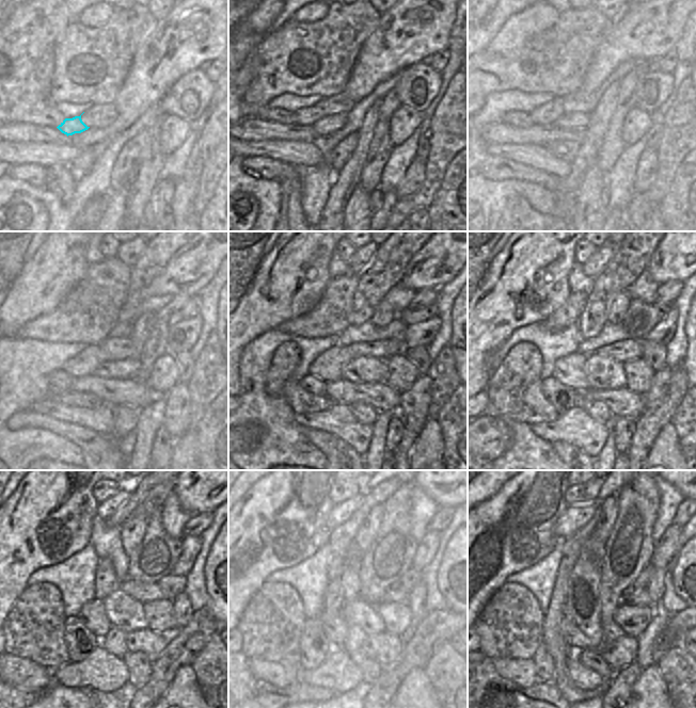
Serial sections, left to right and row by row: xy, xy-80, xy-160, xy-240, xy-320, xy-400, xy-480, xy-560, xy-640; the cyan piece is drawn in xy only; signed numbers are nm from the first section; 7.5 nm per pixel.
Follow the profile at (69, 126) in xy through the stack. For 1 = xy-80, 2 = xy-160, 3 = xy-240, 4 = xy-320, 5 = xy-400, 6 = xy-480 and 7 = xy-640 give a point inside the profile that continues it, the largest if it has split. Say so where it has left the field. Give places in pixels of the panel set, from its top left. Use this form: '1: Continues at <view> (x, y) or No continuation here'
1: Continues at xy-80 (310, 115)
2: Continues at xy-160 (549, 113)
3: Continues at xy-240 (84, 364)
4: Continues at xy-320 (328, 367)
5: Continues at xy-400 (569, 370)
6: Continues at xy-480 (93, 616)
7: Continues at xy-640 (575, 639)

